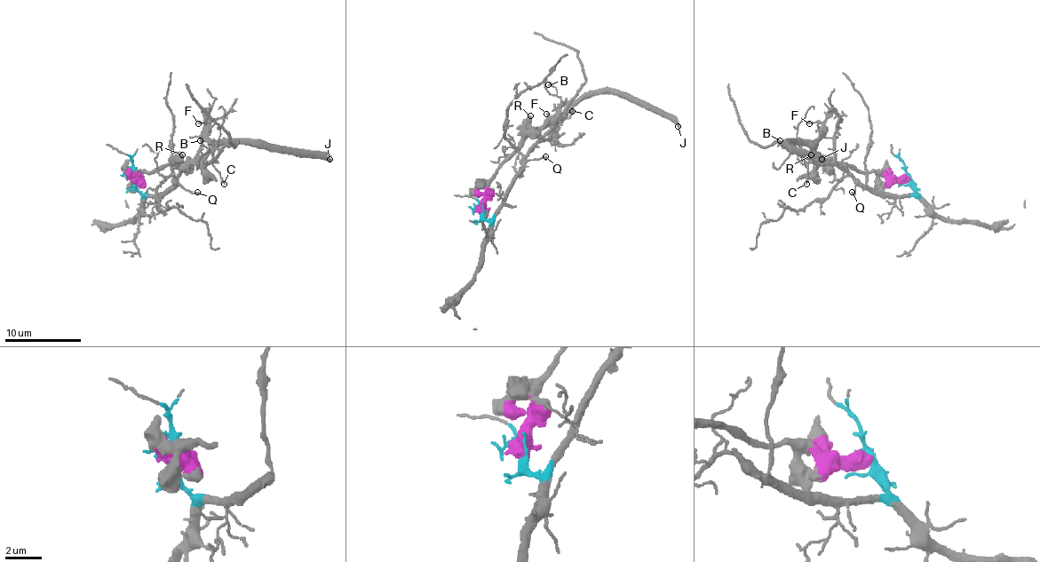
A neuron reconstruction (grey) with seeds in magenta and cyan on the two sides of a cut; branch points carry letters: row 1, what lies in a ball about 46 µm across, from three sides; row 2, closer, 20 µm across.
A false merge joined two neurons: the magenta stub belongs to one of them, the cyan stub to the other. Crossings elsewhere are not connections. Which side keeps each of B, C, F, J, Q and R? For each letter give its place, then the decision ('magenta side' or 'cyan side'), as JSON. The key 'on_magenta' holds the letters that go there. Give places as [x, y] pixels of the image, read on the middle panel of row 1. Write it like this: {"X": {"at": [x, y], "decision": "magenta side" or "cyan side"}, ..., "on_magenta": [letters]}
{"B": {"at": [548, 84], "decision": "cyan side"}, "C": {"at": [572, 111], "decision": "cyan side"}, "F": {"at": [546, 114], "decision": "magenta side"}, "J": {"at": [678, 126], "decision": "magenta side"}, "Q": {"at": [545, 156], "decision": "cyan side"}, "R": {"at": [530, 115], "decision": "magenta side"}, "on_magenta": ["F", "J", "R"]}

